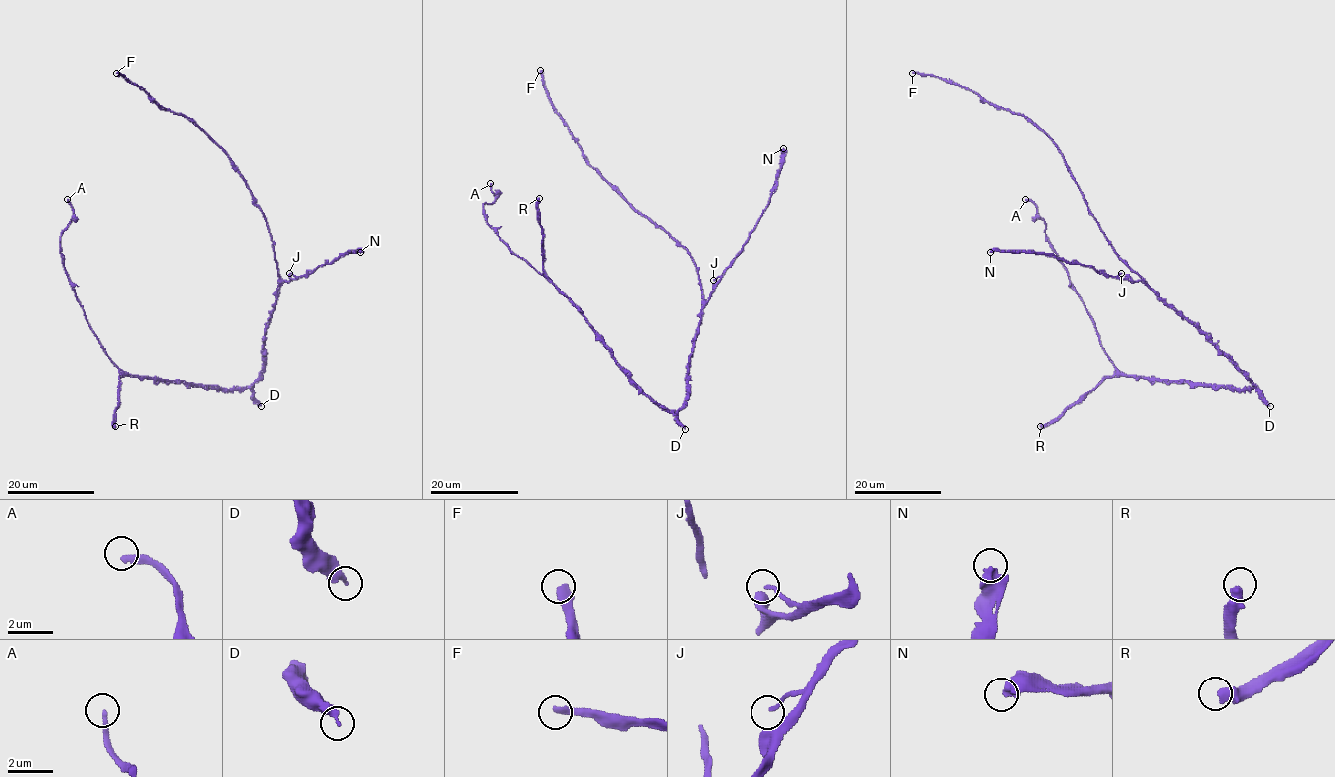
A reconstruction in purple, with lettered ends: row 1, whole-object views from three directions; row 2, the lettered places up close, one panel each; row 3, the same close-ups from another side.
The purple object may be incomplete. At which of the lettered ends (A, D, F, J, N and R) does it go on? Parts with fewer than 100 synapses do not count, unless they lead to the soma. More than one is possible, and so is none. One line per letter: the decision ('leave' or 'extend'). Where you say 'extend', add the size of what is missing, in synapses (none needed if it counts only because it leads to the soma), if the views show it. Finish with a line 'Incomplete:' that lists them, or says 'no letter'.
A: leave
D: leave
F: leave
J: leave
N: leave
R: extend | 170 syn
Incomplete: R

